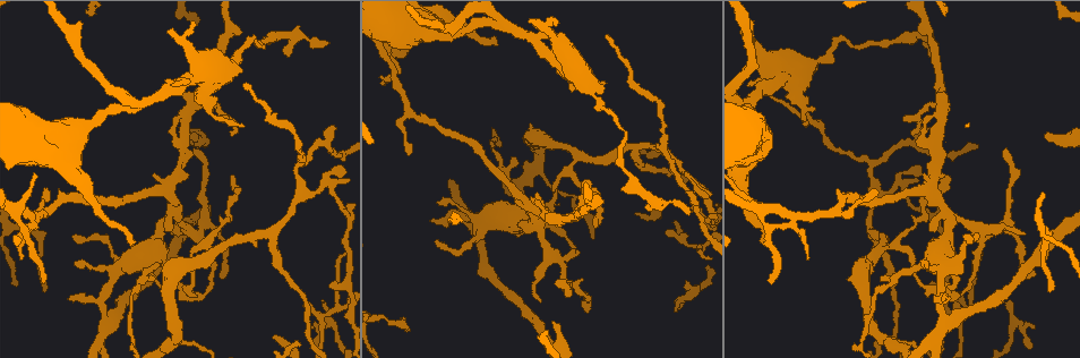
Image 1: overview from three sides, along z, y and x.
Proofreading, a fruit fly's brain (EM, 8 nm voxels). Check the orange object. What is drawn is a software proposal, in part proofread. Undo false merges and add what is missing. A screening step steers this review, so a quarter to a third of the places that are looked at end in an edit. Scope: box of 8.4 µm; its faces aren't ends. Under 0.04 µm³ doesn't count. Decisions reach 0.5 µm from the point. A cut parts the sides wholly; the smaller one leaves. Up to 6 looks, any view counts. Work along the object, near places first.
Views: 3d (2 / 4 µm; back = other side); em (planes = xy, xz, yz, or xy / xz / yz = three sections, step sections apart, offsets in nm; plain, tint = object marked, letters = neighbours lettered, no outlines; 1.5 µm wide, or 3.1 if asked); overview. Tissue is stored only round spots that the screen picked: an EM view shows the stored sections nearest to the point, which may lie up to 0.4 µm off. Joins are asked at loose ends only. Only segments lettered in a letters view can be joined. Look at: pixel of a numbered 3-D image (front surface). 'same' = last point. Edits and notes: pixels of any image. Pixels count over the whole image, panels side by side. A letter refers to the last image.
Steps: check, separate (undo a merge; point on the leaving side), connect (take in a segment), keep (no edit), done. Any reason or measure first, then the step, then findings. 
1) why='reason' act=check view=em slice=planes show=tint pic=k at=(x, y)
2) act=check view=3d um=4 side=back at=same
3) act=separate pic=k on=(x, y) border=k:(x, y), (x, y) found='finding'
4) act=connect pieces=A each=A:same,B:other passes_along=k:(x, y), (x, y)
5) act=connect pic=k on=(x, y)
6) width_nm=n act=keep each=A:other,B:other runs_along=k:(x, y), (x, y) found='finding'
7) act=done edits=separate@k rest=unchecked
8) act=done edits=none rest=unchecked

why='abrupt turn' act=check view=em slice=xz step=8 show=tint pic=1 at=(901, 186)

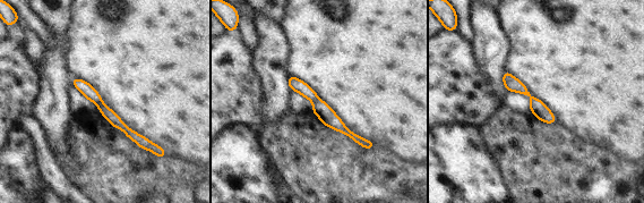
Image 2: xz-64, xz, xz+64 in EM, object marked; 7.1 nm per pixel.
act=check view=em slice=planes show=tint at=same

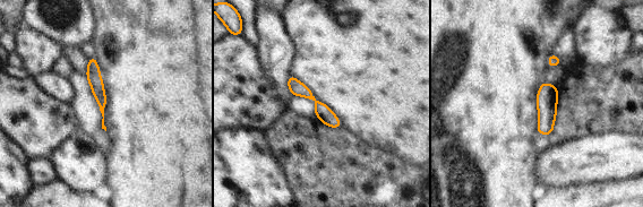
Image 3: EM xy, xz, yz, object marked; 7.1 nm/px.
why='what lies round it' act=check view=em slice=planes show=letters at=same

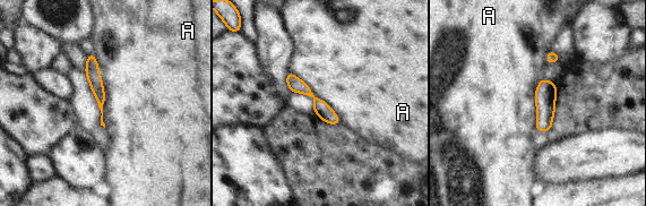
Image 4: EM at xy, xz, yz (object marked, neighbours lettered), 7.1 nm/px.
width_nm=100 act=separate pic=4 on=(101, 99) each=A:other border=4:(102, 87), (96, 97) found='a second neuron is stuck on'

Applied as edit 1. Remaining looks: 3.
why='thin end' act=check view=em slice=xz step=8 show=letters pic=1 at=(924, 265)

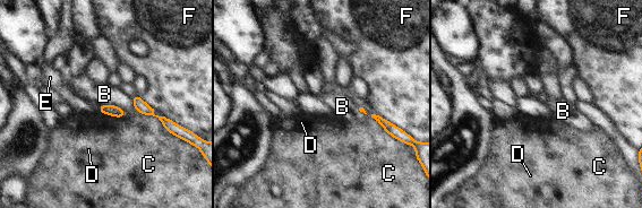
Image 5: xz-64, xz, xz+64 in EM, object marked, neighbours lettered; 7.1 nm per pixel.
width_nm=80 act=keep each=B:other,C:other,D:other,E:other,F:other border=5:(99, 103), (119, 106), (127, 115) found='no lettered segment goes on from it'

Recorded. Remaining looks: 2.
act=done edits=separate@4 rest=unchecked

